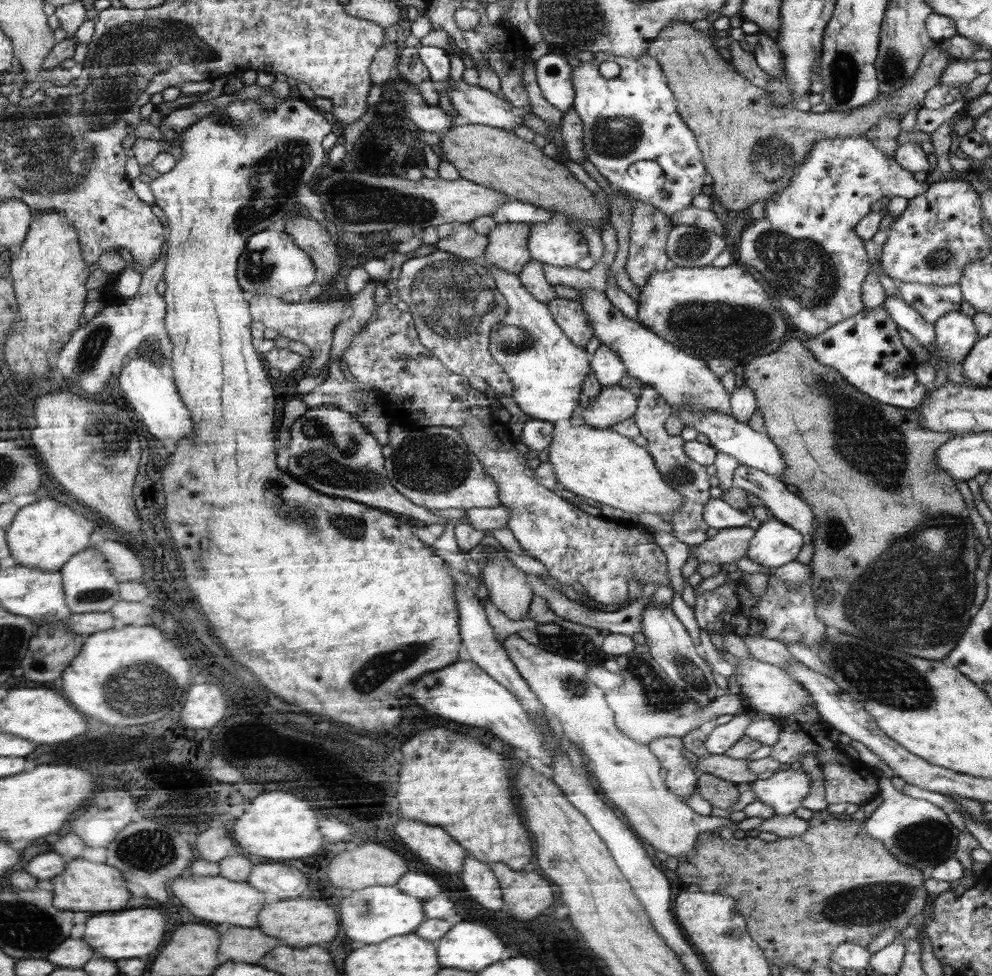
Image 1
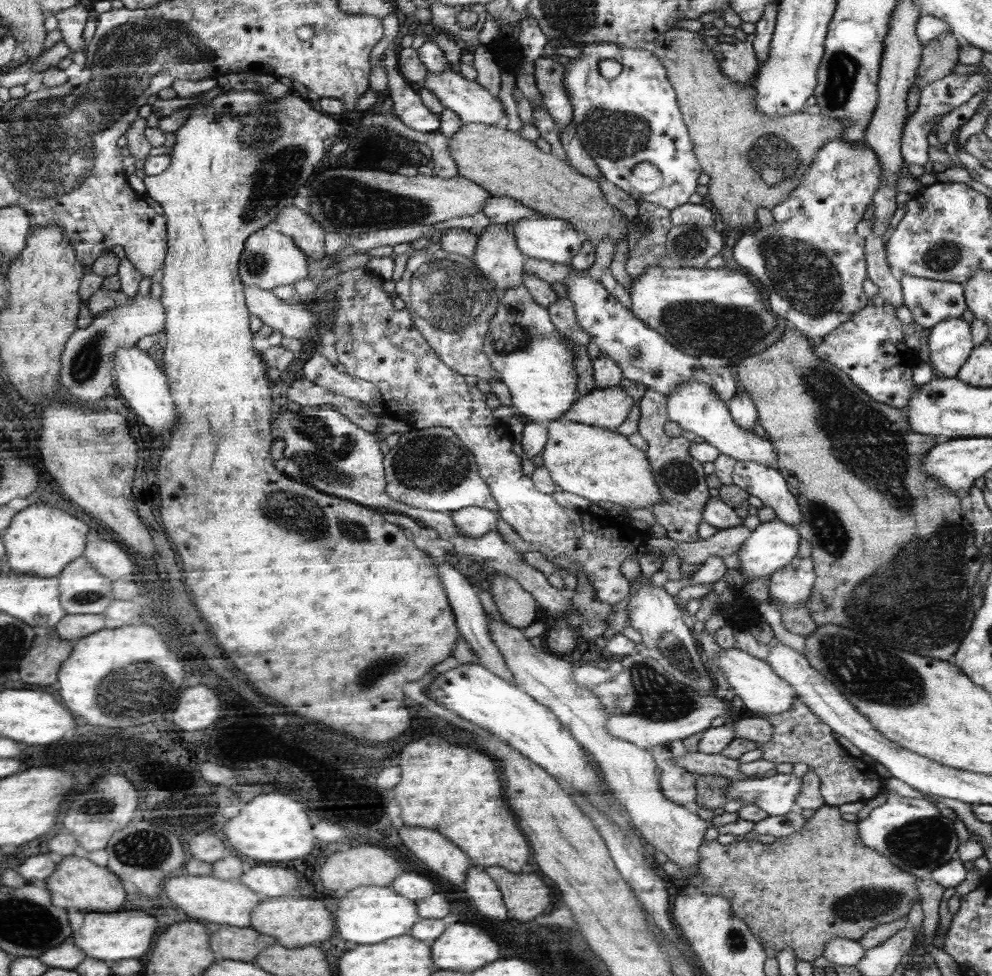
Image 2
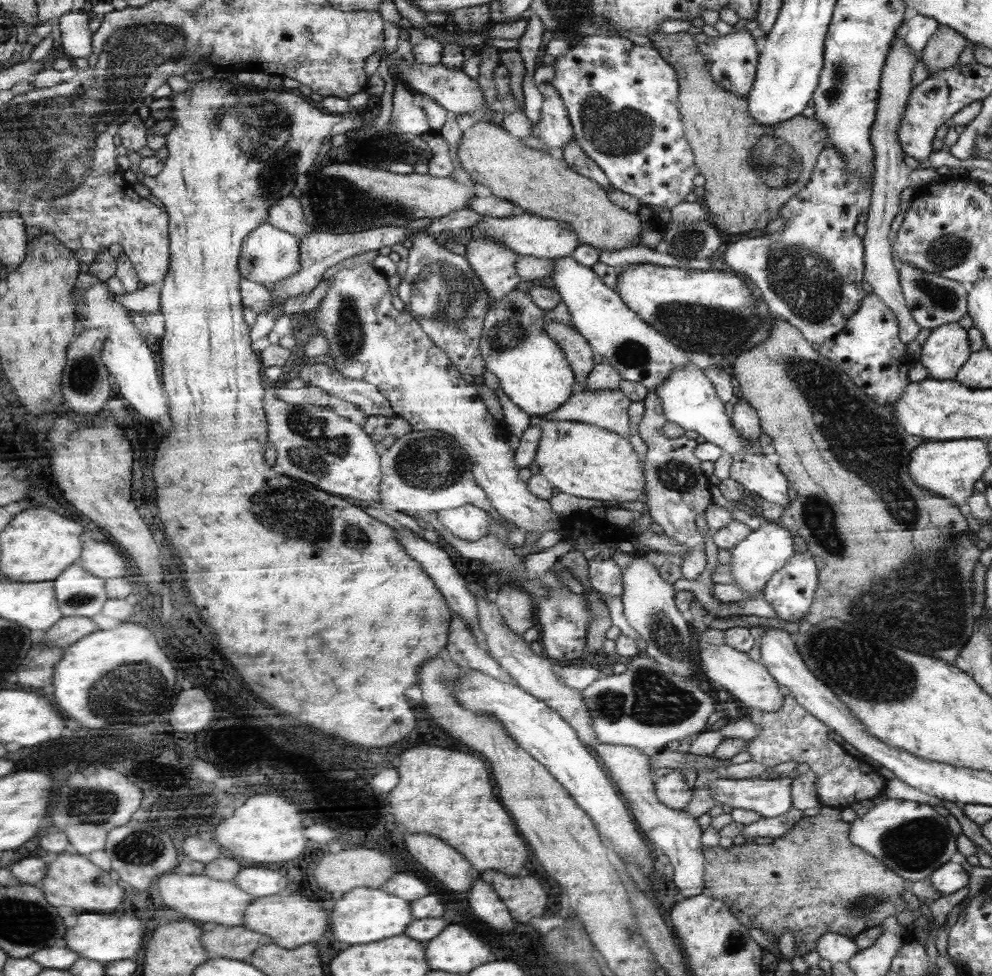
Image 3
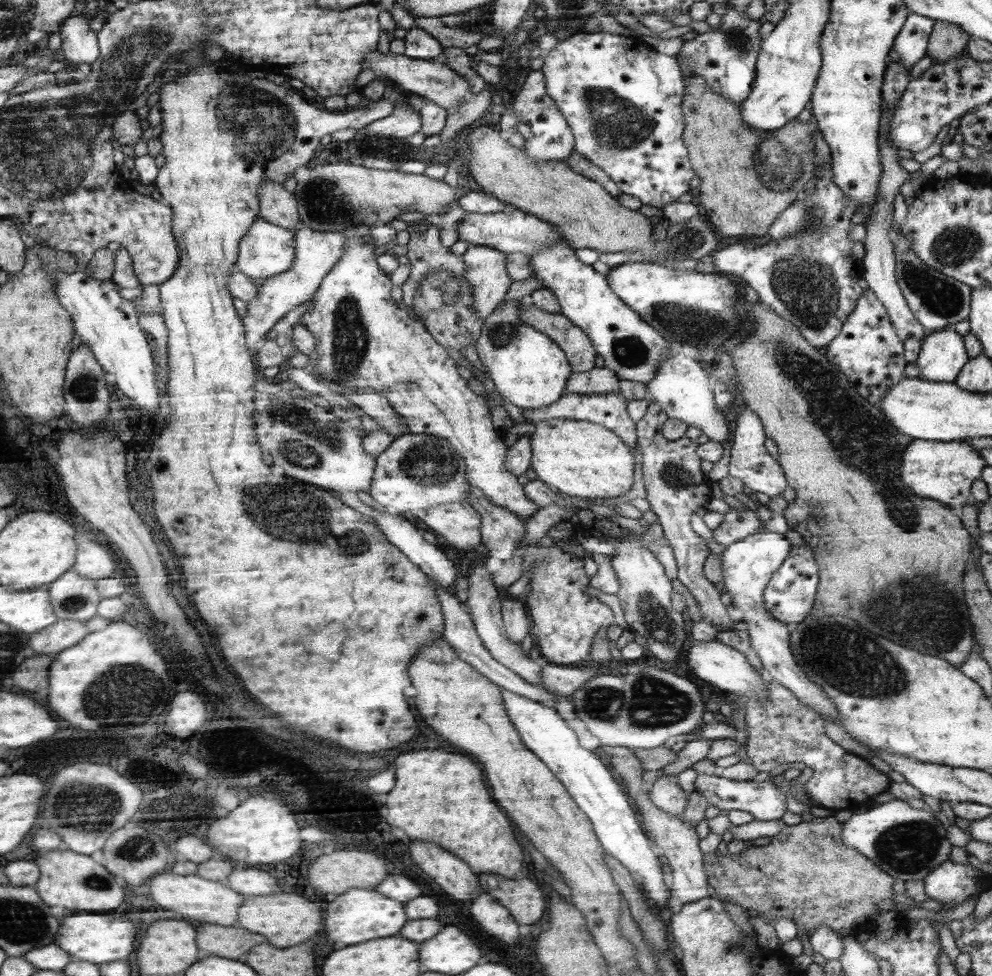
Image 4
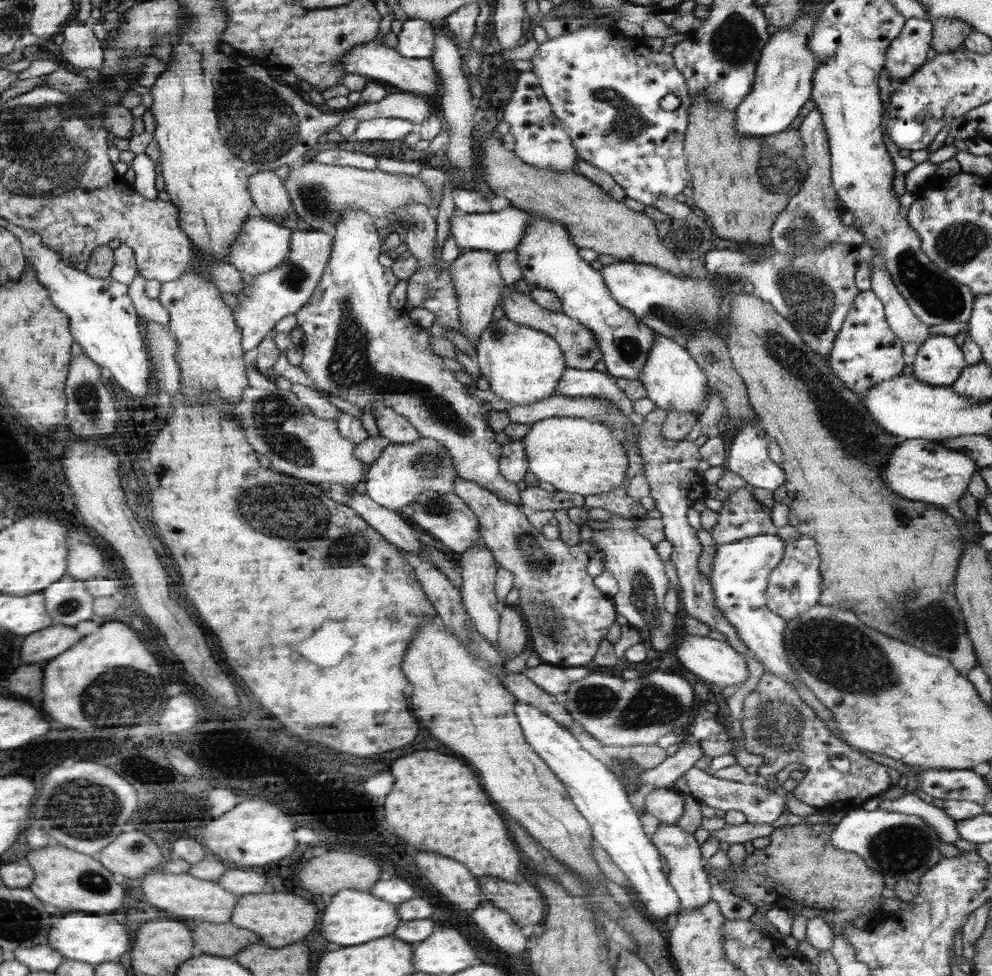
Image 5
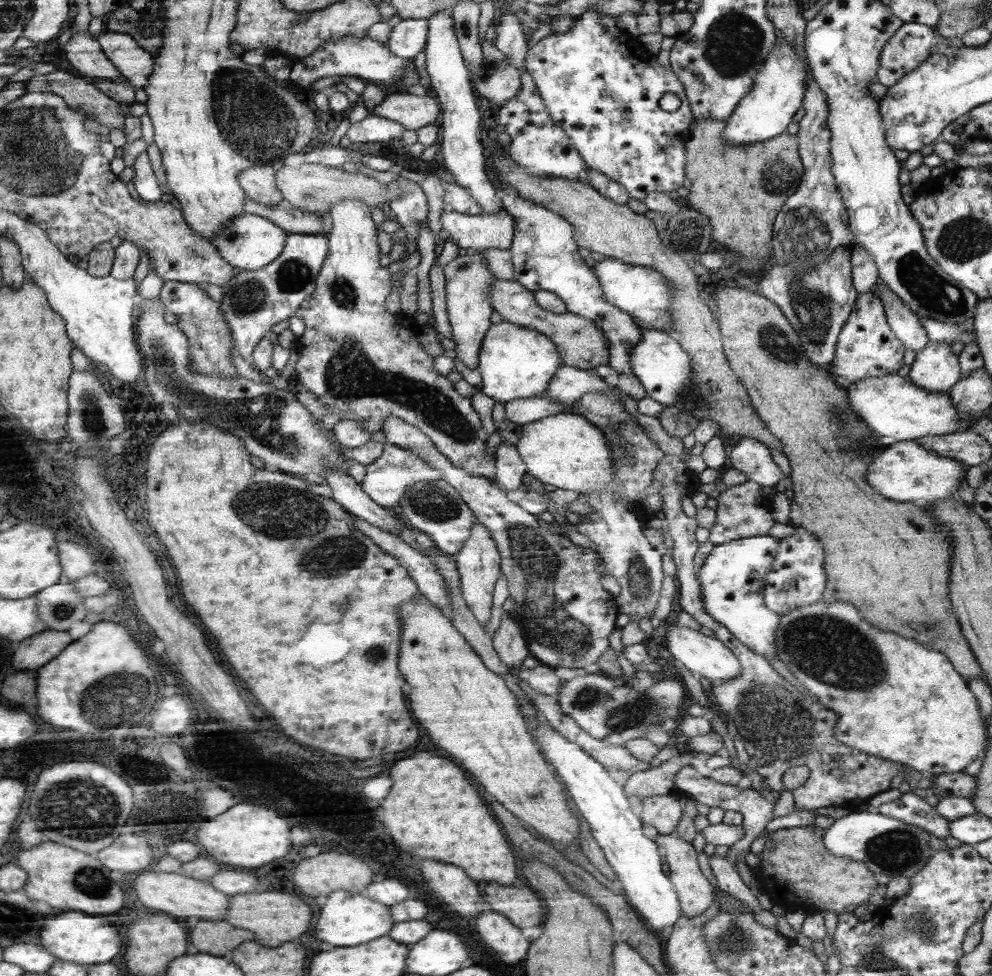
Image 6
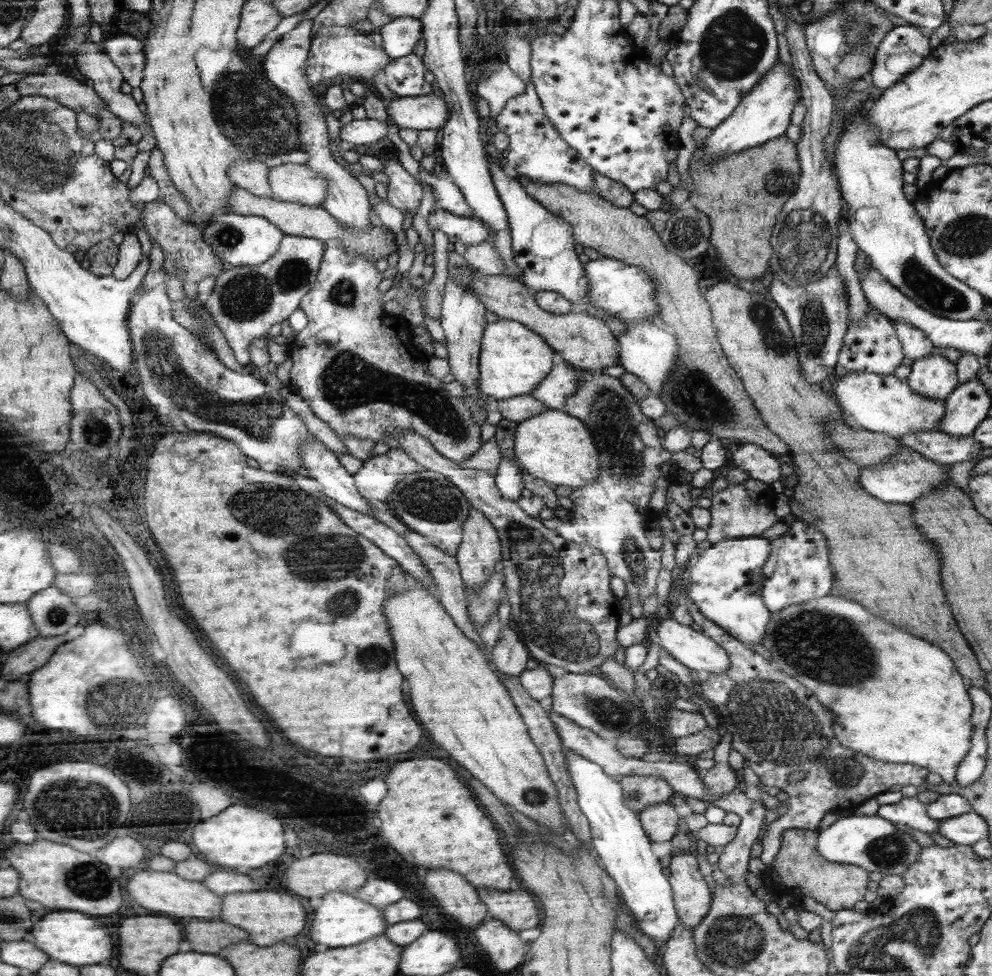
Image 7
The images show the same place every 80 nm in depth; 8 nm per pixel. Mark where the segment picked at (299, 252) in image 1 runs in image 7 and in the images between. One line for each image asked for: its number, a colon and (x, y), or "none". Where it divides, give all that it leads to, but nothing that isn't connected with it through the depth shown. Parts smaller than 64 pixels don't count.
2: (270, 259)
3: (269, 255)
4: (268, 249)
5: (263, 245)
6: (249, 242)
7: (240, 240)

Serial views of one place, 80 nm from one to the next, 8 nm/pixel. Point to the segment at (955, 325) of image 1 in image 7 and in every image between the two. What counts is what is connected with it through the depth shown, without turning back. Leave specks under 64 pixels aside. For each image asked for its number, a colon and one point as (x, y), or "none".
2: (950, 343)
3: (947, 349)
4: (943, 354)
5: (939, 361)
6: (936, 368)
7: (934, 376)

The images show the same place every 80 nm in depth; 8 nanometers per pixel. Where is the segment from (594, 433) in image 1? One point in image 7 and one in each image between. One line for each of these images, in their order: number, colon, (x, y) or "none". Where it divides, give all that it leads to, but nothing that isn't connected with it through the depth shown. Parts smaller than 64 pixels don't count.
2: (601, 465)
3: (580, 459)
4: (578, 458)
5: (577, 456)
6: (567, 450)
7: (556, 447)

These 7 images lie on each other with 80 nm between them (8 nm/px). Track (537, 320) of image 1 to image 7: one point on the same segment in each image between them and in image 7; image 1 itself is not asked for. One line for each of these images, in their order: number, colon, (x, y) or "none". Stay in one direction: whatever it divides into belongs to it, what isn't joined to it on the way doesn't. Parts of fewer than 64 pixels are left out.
2: (524, 346)
3: (533, 371)
4: (528, 368)
5: (522, 365)
6: (515, 362)
7: (514, 360)

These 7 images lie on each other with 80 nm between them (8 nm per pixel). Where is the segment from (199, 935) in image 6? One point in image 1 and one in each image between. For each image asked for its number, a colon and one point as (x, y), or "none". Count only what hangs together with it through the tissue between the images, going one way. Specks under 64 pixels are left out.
1: (239, 944)
2: (232, 943)
3: (235, 943)
4: (229, 941)
5: (224, 940)

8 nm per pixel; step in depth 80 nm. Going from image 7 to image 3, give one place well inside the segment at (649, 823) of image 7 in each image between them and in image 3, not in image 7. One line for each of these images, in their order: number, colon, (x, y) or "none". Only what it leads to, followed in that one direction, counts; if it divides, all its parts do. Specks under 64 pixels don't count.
3: (672, 790)
4: (666, 794)
5: (665, 804)
6: (661, 812)

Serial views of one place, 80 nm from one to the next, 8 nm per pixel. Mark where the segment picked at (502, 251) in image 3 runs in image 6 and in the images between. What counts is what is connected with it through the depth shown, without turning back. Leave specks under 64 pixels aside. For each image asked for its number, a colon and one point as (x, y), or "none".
4: (486, 270)
5: (478, 280)
6: (469, 306)

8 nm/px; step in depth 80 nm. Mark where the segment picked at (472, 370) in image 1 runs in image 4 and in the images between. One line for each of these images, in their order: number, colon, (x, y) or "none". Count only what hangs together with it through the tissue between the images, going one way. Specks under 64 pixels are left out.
2: (452, 302)
3: (440, 288)
4: (437, 291)

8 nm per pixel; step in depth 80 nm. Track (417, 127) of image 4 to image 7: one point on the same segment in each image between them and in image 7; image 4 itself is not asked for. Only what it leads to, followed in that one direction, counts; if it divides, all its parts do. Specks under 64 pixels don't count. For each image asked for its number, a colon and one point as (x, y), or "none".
5: (390, 128)
6: (373, 128)
7: (366, 131)

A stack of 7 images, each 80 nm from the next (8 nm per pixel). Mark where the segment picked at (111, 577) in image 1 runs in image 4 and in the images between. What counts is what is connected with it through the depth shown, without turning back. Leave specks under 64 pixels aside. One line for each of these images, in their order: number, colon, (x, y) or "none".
2: (84, 590)
3: (79, 593)
4: (74, 596)

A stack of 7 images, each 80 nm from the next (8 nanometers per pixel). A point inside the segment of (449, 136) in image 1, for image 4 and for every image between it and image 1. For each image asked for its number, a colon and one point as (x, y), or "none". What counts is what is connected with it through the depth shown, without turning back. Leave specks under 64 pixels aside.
2: (507, 165)
3: (547, 187)
4: (588, 216)

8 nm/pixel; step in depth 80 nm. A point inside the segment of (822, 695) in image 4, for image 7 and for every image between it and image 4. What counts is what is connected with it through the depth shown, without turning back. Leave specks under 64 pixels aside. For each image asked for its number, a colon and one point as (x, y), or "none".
5: (740, 578)
6: (732, 580)
7: (725, 582)

